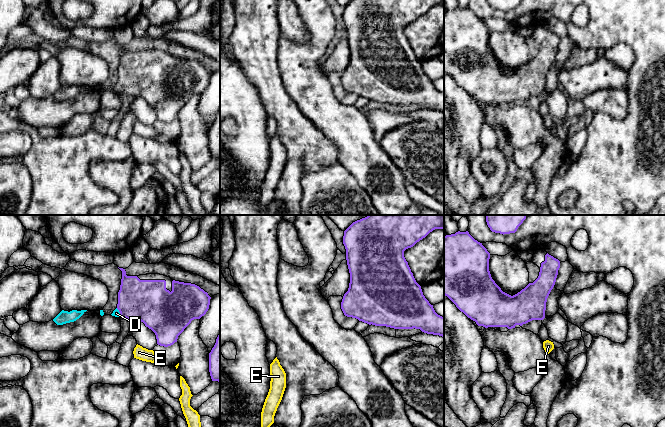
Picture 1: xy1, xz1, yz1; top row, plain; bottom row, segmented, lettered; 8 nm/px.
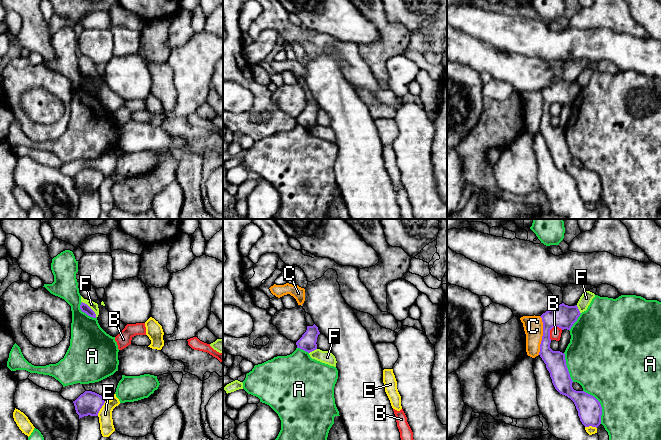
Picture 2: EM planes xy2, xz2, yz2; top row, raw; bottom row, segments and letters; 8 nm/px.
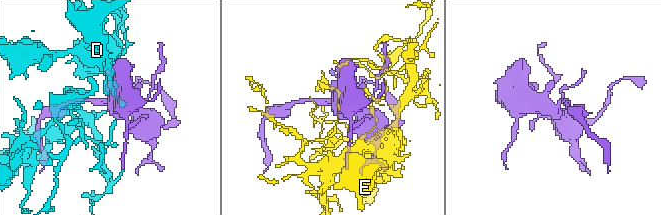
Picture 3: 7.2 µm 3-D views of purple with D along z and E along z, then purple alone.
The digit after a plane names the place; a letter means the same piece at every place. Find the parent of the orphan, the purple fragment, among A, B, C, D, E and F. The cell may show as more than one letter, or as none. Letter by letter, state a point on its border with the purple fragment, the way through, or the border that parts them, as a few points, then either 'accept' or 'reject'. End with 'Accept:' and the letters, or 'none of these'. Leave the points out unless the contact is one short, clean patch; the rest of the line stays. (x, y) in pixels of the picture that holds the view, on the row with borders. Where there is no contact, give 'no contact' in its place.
A: meets purple in yz2 at (600, 405); reject
B: meets purple in yz2 at (552, 327); reject
C: meets purple in yz2 at (543, 335); border along yz2 (540, 316), (542, 340), (538, 354); reject
D: meets purple in xy1 at (119, 311); accept
E: meets purple in xy2 at (101, 407); reject
F: meets purple in xy2 at (90, 308); border along xy2 (82, 301), (96, 316); reject
Accept: D

